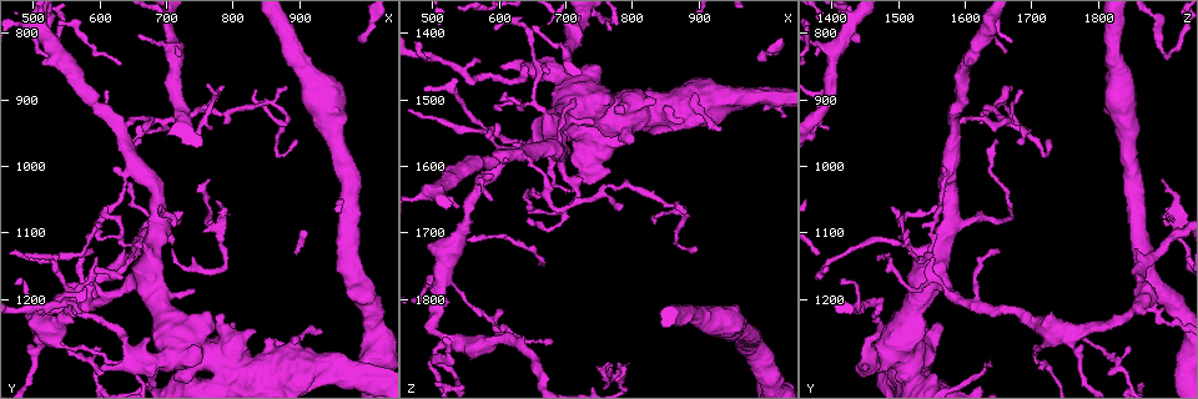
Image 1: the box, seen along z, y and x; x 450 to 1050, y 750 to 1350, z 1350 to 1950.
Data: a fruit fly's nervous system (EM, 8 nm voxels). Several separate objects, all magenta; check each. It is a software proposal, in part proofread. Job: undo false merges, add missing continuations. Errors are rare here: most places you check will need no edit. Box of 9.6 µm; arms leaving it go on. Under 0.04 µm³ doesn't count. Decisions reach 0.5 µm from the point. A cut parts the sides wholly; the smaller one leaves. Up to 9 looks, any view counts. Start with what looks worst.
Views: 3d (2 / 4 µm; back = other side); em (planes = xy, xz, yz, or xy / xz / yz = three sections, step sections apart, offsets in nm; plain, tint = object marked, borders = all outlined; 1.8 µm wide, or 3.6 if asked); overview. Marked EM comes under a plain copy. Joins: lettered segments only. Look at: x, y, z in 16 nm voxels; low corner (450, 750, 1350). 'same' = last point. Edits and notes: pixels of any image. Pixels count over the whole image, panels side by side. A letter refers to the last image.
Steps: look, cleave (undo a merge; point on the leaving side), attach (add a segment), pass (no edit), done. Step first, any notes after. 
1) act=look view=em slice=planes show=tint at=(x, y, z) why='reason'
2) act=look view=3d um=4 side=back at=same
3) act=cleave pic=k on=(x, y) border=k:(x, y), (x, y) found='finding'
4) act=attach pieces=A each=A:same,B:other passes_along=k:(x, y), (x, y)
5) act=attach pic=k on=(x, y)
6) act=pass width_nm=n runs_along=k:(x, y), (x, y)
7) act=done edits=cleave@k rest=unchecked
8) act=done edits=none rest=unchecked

act=look view=3d um=2 at=(710, 1300, 1635) why='branch stops here'

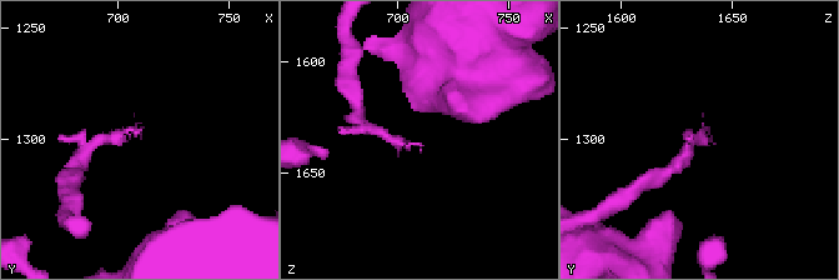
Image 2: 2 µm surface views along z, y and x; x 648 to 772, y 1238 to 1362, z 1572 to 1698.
act=look view=em um=3.6 slice=planes show=borders at=(710, 1297, 1640)

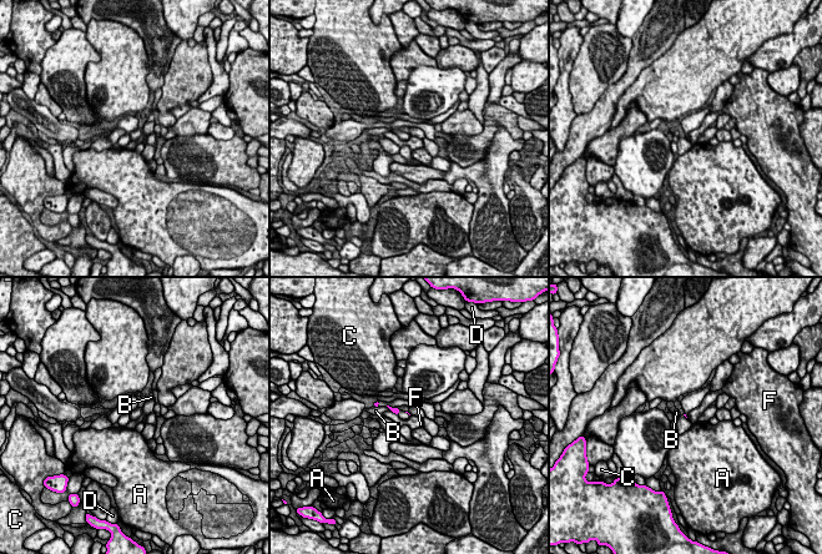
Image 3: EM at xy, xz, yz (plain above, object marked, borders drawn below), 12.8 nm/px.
act=pass each=A:other,B:other,C:other,D:other,F:other found='none of them fits'

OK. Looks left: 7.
act=look view=3d um=4 at=(520, 1215, 1860) why='abrupt turn'

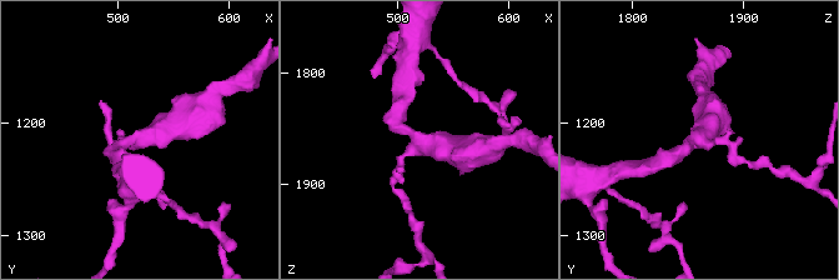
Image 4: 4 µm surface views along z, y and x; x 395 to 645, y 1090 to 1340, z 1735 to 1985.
act=look view=em slice=xz step=4 show=tint at=(520, 1214, 1864) arms=3

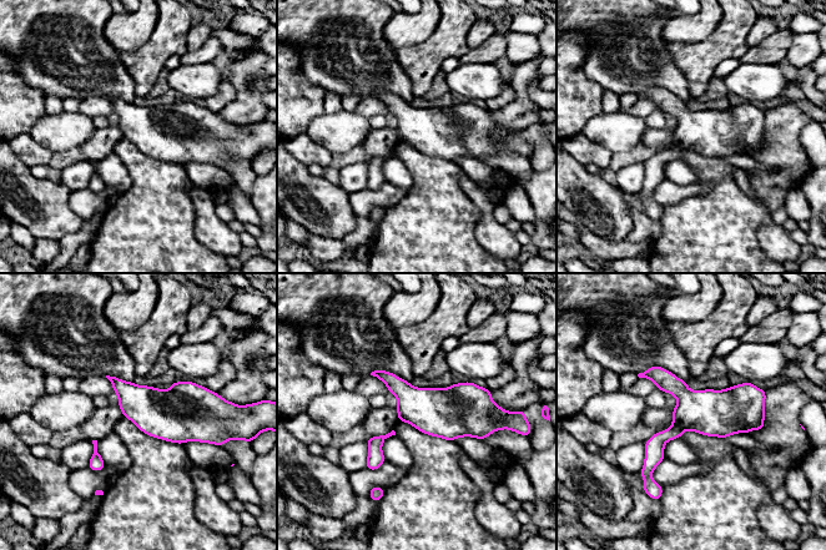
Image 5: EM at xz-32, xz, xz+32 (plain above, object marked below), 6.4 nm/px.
act=look view=em slice=planes show=borders at=same

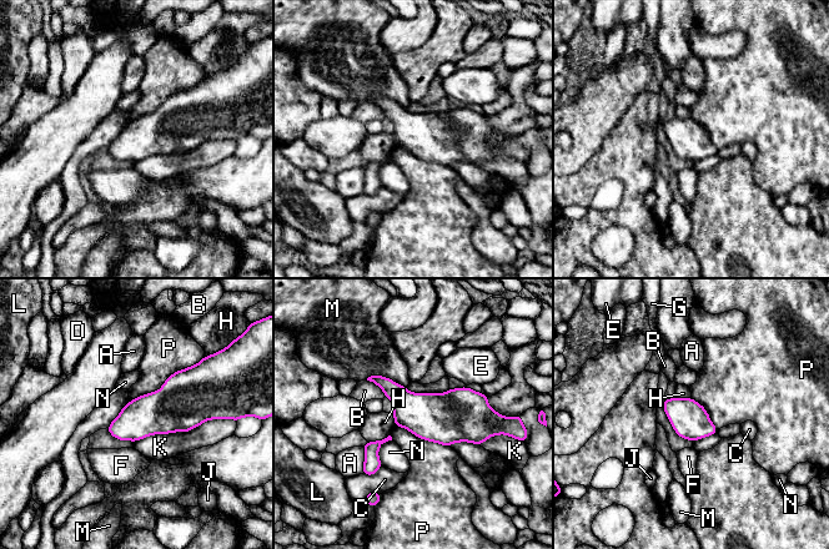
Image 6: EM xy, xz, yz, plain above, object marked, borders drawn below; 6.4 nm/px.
act=pass each=A:other,B:other,C:other,D:other,E:other,F:other,G:other,H:other,J:other,K:other,L:other,M:other,N:other,P:other border=6:(199, 361), (129, 402) found='all the same neuron'

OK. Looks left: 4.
act=look view=em um=3.6 slice=planes show=borders at=(520, 1250, 1755) why='thick turns thin'

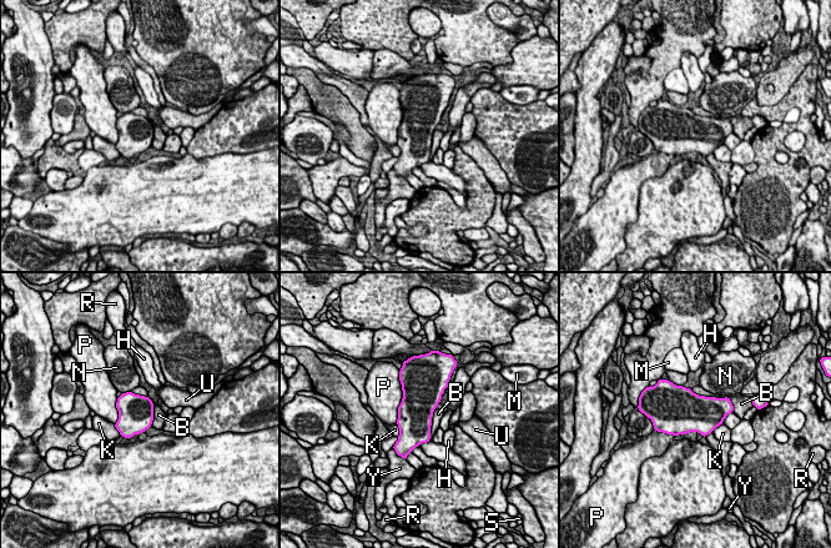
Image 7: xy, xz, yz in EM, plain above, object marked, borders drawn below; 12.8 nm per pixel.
act=pass each=B:other,H:other,K:other,M:other,N:other,P:other,R:other,S:other,U:other,Y:other border=7:(690, 390), (728, 397), (734, 411) found='continuous, no second neuron'

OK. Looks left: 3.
act=look view=3d um=2 at=(790, 1225, 1515) why='stops while still wide'

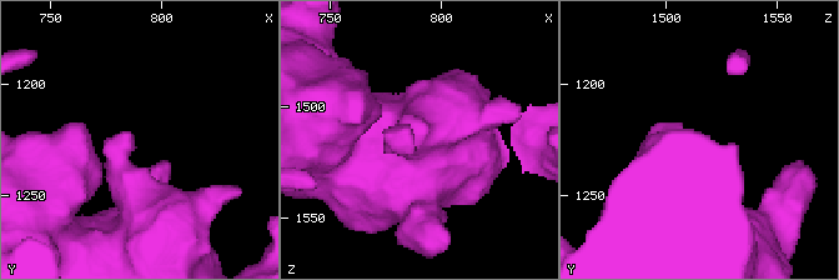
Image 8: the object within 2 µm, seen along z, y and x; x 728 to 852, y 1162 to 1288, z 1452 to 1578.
act=look view=em slice=planes show=borders at=(788, 1224, 1520) why='need the tissue'

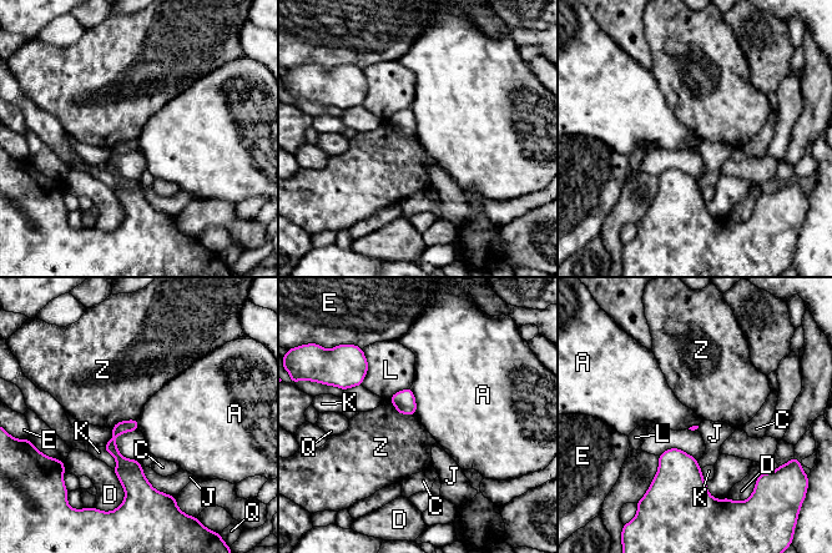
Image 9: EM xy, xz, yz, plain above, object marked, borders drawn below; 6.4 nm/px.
act=pass each=A:other,C:other,D:other,E:other,J:other,K:other,L:other,Q:other,Z:other border=9:(388, 398), (398, 412), (416, 415) found='no lettered segment goes on from it'

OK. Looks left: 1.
act=done edits=none rest=unchecked

